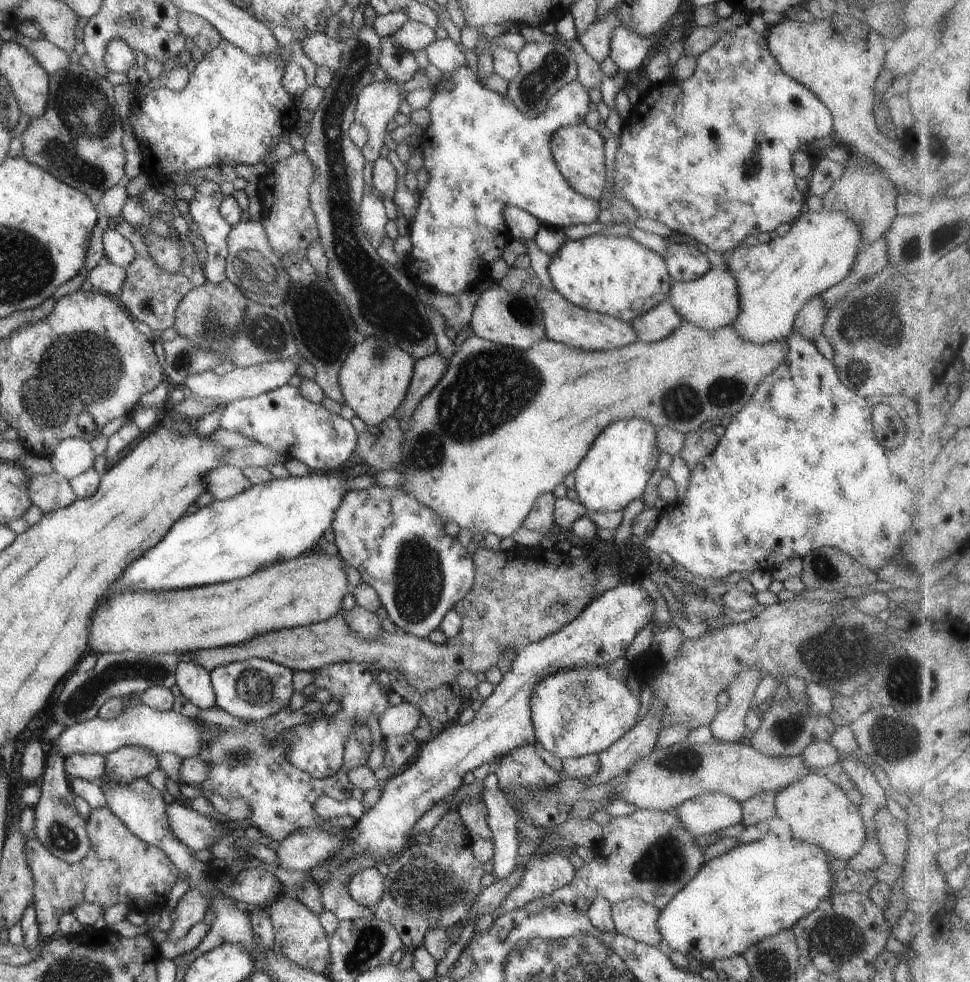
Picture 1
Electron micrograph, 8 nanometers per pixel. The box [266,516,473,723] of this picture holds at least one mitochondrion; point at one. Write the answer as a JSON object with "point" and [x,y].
{"point":[419,585]}

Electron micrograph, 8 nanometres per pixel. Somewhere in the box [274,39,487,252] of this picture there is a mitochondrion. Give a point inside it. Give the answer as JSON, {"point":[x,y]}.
{"point":[397,53]}

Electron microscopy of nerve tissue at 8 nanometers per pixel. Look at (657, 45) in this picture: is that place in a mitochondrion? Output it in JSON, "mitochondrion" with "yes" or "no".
{"mitochondrion":"no"}

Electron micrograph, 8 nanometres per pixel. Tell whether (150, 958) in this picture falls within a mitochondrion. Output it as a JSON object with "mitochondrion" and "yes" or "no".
{"mitochondrion":"no"}

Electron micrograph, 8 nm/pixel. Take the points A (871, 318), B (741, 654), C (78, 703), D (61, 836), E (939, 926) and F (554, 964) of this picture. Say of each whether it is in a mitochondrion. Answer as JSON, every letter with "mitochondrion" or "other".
{"A":"mitochondrion","B":"other","C":"mitochondrion","D":"mitochondrion","E":"other","F":"mitochondrion"}

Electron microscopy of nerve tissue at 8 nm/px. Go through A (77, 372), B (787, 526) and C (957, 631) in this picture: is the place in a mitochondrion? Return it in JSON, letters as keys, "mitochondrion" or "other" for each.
{"A":"mitochondrion","B":"other","C":"other"}

